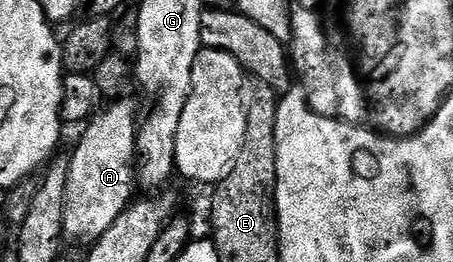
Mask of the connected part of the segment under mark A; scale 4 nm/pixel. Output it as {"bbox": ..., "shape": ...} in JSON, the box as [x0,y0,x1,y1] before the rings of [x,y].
{"bbox":[63,100,137,244],"shape":[[[115,100],[107,105],[111,106],[105,107],[106,105],[104,105],[98,112],[92,113],[89,121],[82,127],[82,129],[84,128],[83,135],[80,136],[75,151],[69,154],[69,176],[65,180],[65,216],[63,217],[63,236],[68,243],[87,242],[86,244],[93,244],[101,236],[105,236],[105,232],[109,232],[109,224],[113,224],[113,220],[117,220],[117,216],[121,216],[121,212],[125,212],[127,207],[131,205],[133,201],[131,192],[137,188],[137,151],[135,149],[137,118],[135,122],[135,106],[131,100]]]}

